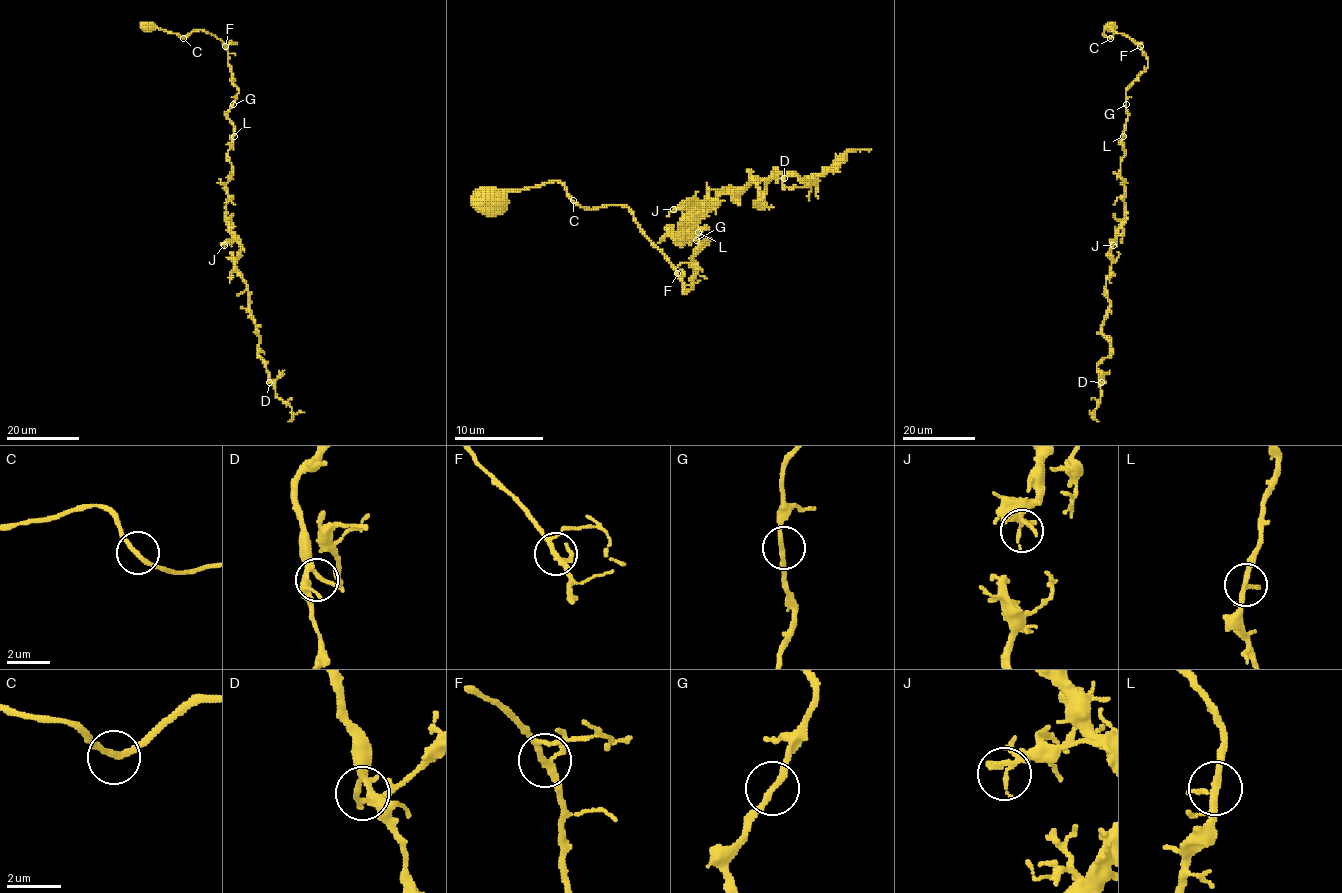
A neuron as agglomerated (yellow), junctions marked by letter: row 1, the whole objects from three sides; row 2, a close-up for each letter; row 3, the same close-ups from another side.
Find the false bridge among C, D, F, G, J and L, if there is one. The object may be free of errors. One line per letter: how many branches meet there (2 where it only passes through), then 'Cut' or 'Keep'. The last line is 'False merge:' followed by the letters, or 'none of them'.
C: Branches: 2. Keep
D: Branches: 4. Keep
F: Branches: 4. Keep
G: Branches: 2. Keep
J: Branches: 3. Keep
L: Branches: 3. Keep
False merge: none of them

